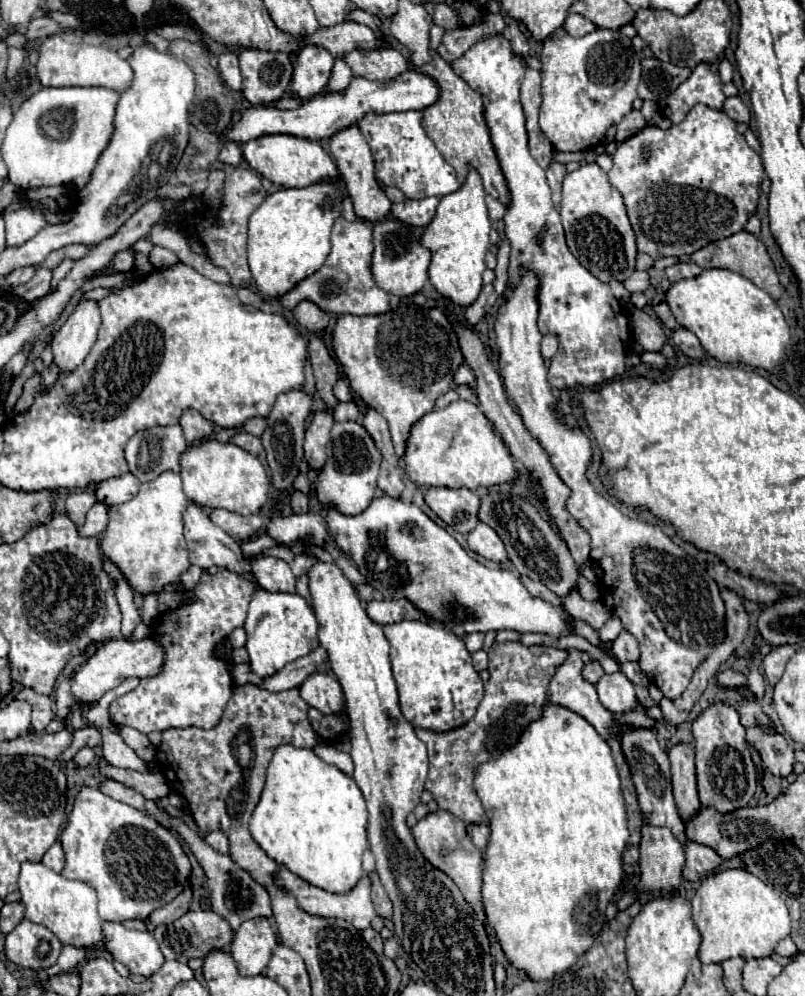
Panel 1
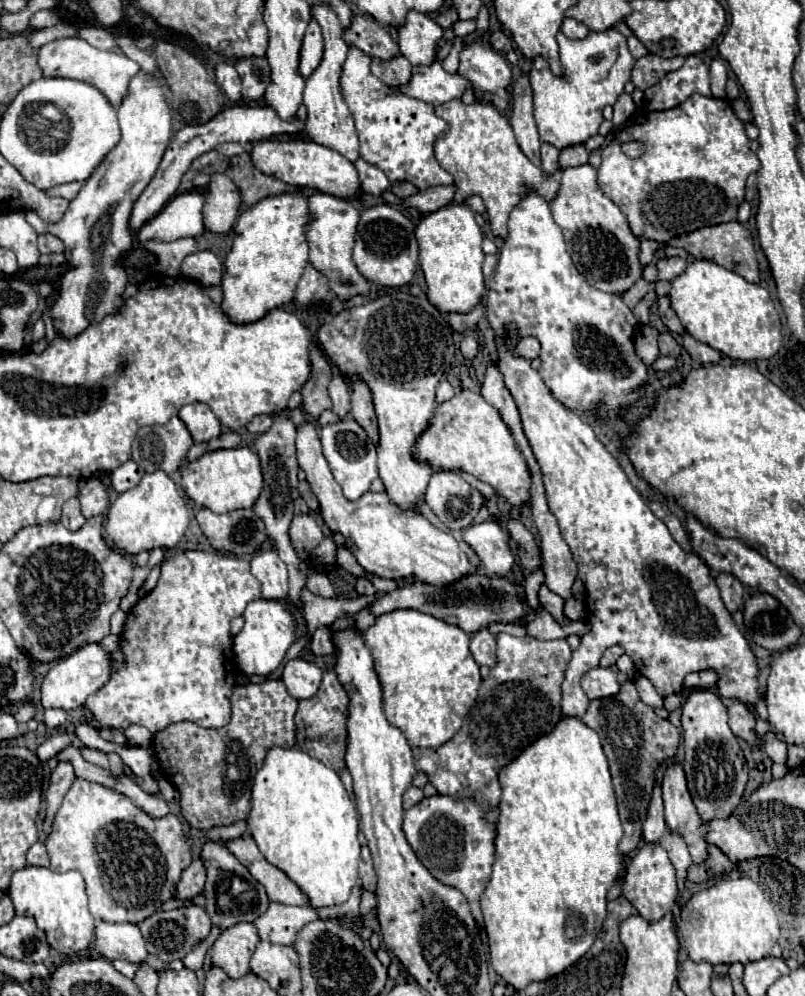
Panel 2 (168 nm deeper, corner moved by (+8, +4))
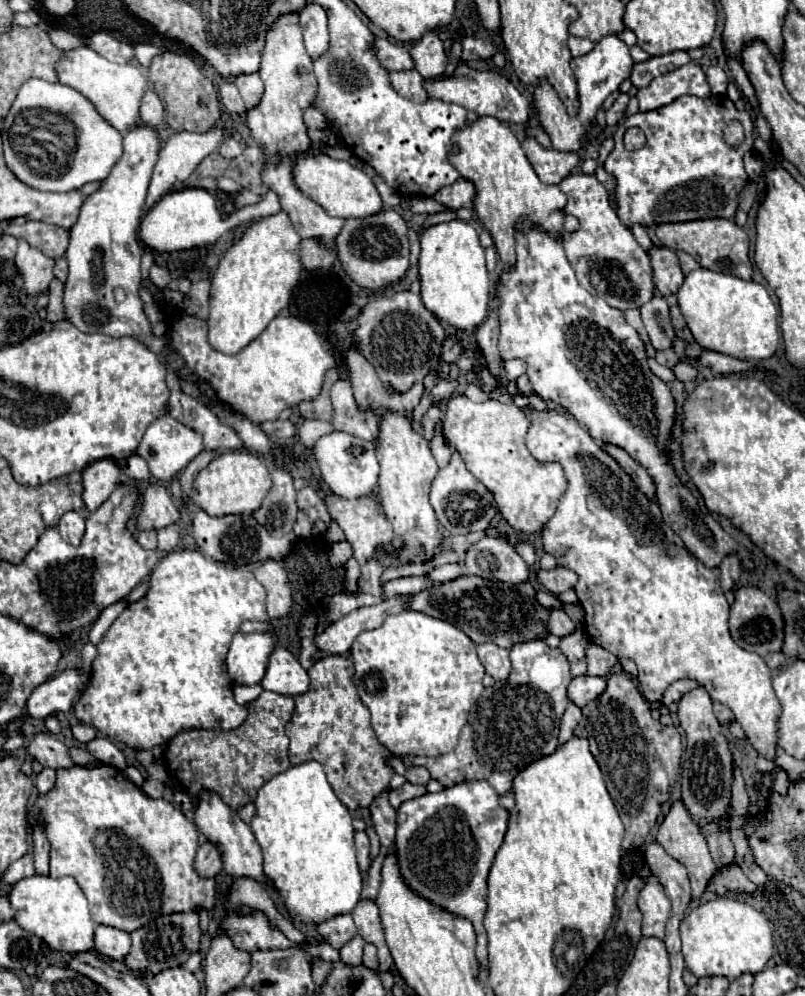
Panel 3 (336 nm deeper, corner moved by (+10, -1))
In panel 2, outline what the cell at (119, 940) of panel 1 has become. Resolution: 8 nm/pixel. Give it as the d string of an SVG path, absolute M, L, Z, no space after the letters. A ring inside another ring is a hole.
M98 923L94 947L110 961L124 959L130 963L140 963L148 955L140 929L132 923Z

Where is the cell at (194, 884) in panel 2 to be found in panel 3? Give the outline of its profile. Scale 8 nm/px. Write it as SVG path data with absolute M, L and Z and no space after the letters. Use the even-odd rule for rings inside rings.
M206 842L198 848L196 858L194 858L194 870L202 878L216 878L222 872L222 860L214 844Z

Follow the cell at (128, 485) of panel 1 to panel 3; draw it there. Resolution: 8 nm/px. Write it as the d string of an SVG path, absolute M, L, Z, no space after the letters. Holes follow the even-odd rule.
M136 454L130 456L126 462L124 462L124 474L136 482L142 482L142 480L148 480L150 478L150 472L146 468L146 462L142 462L142 458L138 458Z

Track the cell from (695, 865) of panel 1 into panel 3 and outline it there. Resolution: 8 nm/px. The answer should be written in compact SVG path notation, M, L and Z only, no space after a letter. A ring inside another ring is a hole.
M736 862L720 868L710 884L708 884L708 890L710 892L716 892L716 894L726 894L726 892L732 892L732 890L738 890L738 892L748 892L752 894L756 890L756 884L752 884L744 872L740 870L740 866Z

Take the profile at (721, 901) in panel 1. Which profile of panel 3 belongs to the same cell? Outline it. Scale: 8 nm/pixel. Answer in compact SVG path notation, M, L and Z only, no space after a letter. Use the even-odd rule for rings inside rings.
M716 898L694 908L682 920L680 936L686 968L698 978L722 974L728 980L734 980L746 972L756 974L764 970L766 962L774 954L772 930L766 916L748 902L734 898Z

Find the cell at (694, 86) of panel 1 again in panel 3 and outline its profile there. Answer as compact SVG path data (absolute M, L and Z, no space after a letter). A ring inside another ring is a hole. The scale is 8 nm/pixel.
M690 62L686 66L680 66L674 72L662 74L654 78L654 82L642 90L638 90L636 98L640 102L642 112L656 110L660 106L666 106L674 102L676 98L690 94L698 98L710 96L710 86L706 82L706 74L696 62Z

